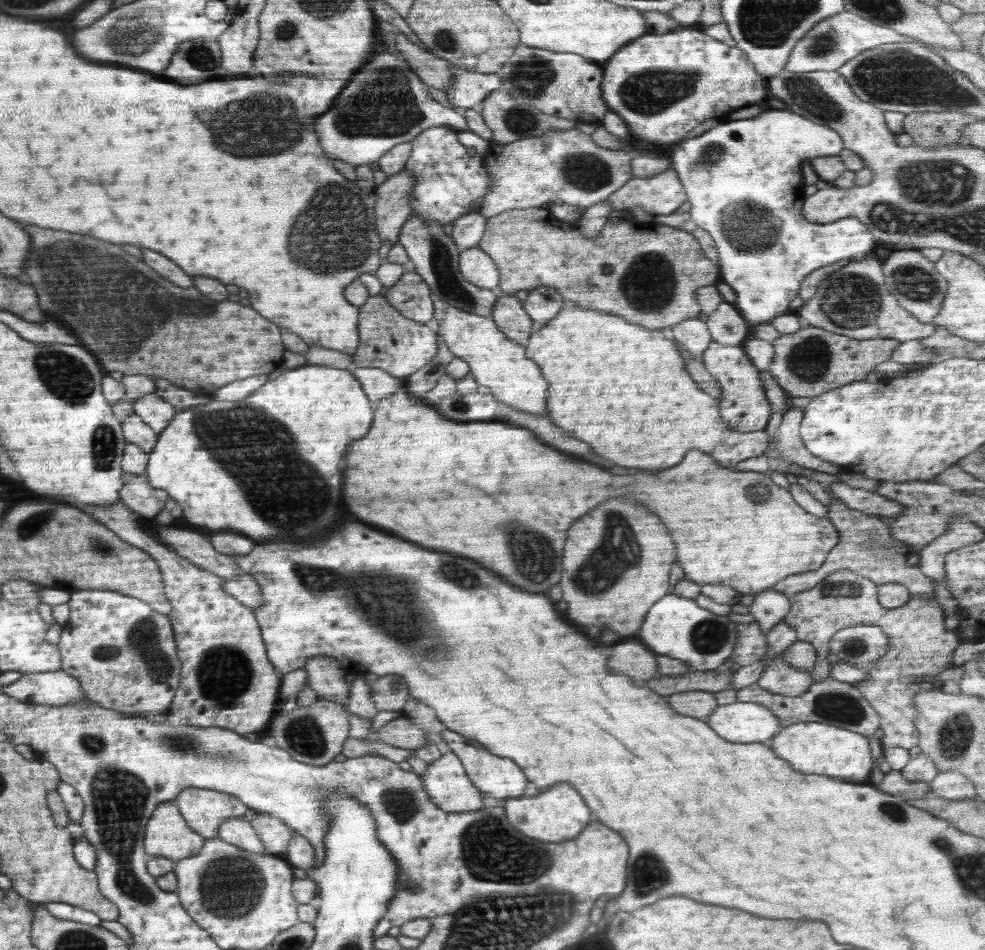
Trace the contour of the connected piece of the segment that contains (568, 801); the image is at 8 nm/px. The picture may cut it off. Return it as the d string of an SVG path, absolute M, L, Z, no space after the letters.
M559 782L548 790L538 790L536 796L526 796L505 799L505 816L508 823L522 834L546 842L562 842L578 836L583 828L592 822L591 810L577 790L570 784Z

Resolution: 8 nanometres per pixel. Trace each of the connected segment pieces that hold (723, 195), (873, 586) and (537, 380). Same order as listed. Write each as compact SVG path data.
M787 108L785 110L772 109L763 112L764 114L745 118L744 120L721 119L715 127L707 130L704 134L697 137L690 135L690 137L684 138L684 140L678 142L676 149L674 149L669 157L671 160L671 168L677 172L678 178L687 194L687 204L689 205L691 222L695 223L705 232L708 232L708 235L714 240L718 262L720 263L718 265L720 266L720 281L729 284L735 290L737 296L735 300L736 307L744 317L747 325L750 326L749 333L746 338L744 338L743 342L748 341L748 338L752 336L750 330L753 330L757 324L762 324L764 322L769 323L772 319L776 318L776 316L788 312L790 302L799 294L801 284L808 274L844 258L870 253L878 245L874 236L867 230L866 226L856 218L844 218L840 221L830 222L828 224L810 223L808 220L802 218L802 206L806 196L804 195L805 186L803 184L801 165L804 160L811 160L821 156L838 155L843 149L843 142L840 135L835 130L832 130L832 128L828 128L823 124L816 124L812 122L812 120L808 120Z
M844 568L789 599L790 610L781 621L794 627L798 640L809 642L820 652L825 652L836 632L852 625L873 624L888 635L889 651L878 662L866 665L864 670L869 676L852 686L862 692L864 700L868 700L870 708L874 708L881 718L883 749L896 747L909 750L916 746L919 732L914 727L914 720L918 718L914 696L918 692L940 689L943 682L937 680L937 674L955 666L952 654L962 643L956 631L946 629L944 611L936 600L912 596L898 608L884 608L877 599L877 584Z
M434 299L433 307L433 317L426 326L444 340L444 346L455 357L464 359L469 364L469 374L476 379L478 385L488 386L491 395L499 403L546 416L548 381L542 378L540 367L526 356L524 346L508 340L491 318L464 312L437 299Z

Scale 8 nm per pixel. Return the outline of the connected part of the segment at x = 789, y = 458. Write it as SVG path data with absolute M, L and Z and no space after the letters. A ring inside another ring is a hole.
M791 407L783 413L782 422L776 431L778 442L778 455L775 458L785 460L789 464L799 464L804 468L827 472L828 474L840 474L846 472L846 468L837 464L829 463L814 456L805 446L800 436L800 425L803 414L802 407Z

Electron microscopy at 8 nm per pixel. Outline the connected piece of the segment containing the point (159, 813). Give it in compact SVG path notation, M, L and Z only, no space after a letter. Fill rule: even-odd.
M173 801L160 803L147 823L147 838L143 848L152 857L166 857L173 861L194 856L206 842L192 831Z

